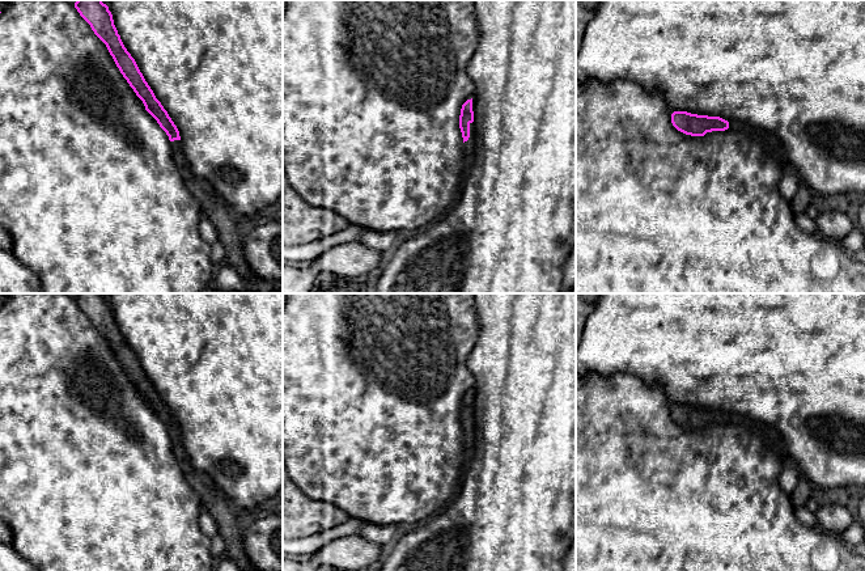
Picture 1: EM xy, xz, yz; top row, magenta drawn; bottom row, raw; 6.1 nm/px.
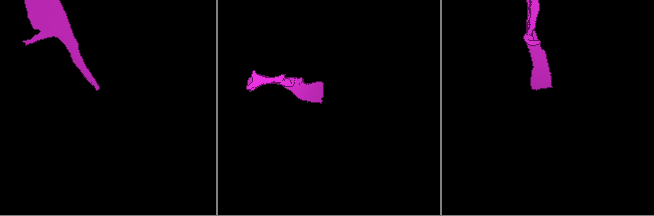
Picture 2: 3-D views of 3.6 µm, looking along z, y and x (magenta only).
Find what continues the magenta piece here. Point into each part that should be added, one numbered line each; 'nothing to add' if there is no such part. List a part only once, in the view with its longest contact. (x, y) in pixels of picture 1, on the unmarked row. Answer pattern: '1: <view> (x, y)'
1: xz (469, 439)

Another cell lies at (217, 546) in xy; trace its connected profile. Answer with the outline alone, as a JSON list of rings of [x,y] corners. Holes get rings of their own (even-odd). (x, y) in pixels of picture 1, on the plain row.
[[[219,534],[211,537],[211,554],[216,561],[225,557],[225,542]]]

